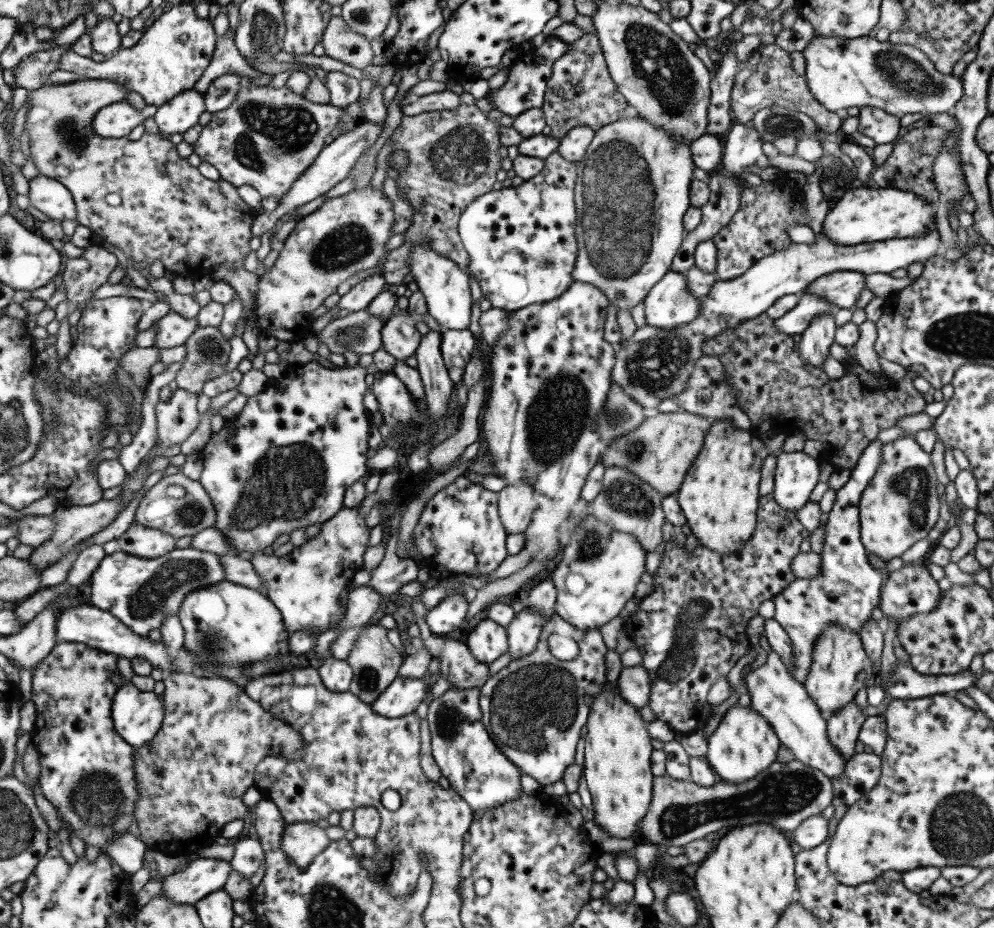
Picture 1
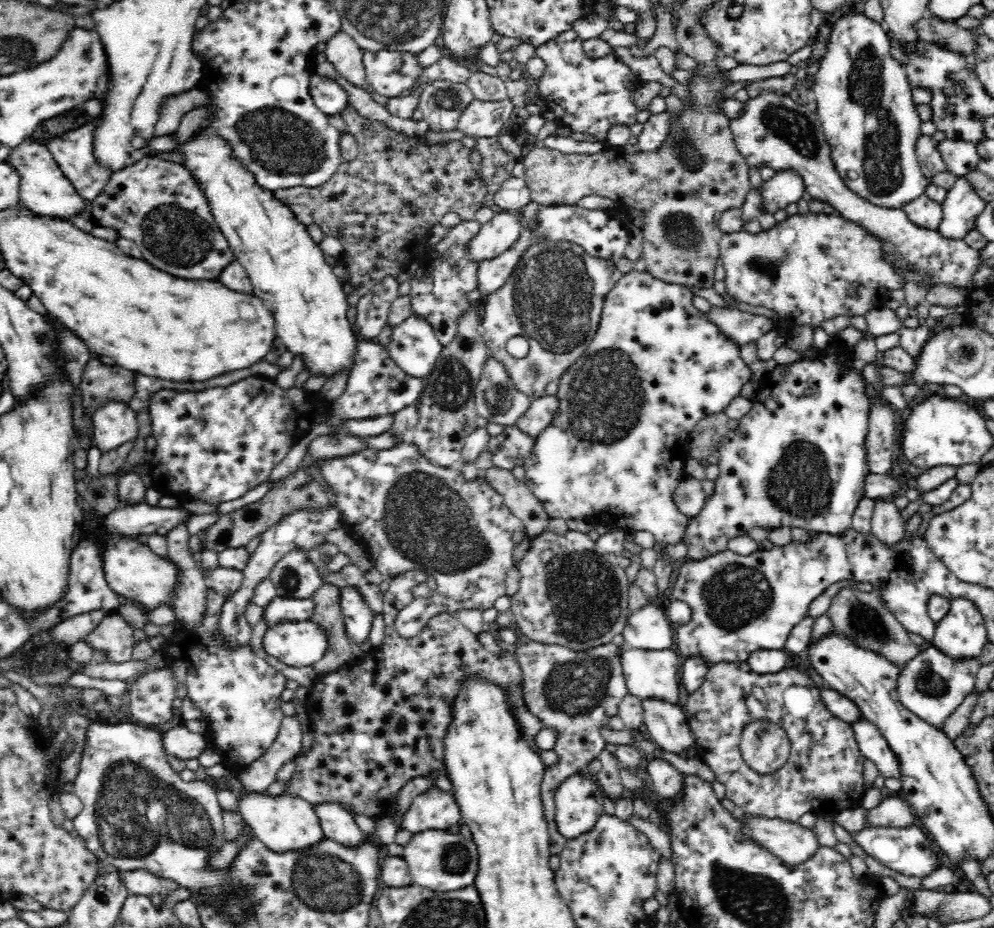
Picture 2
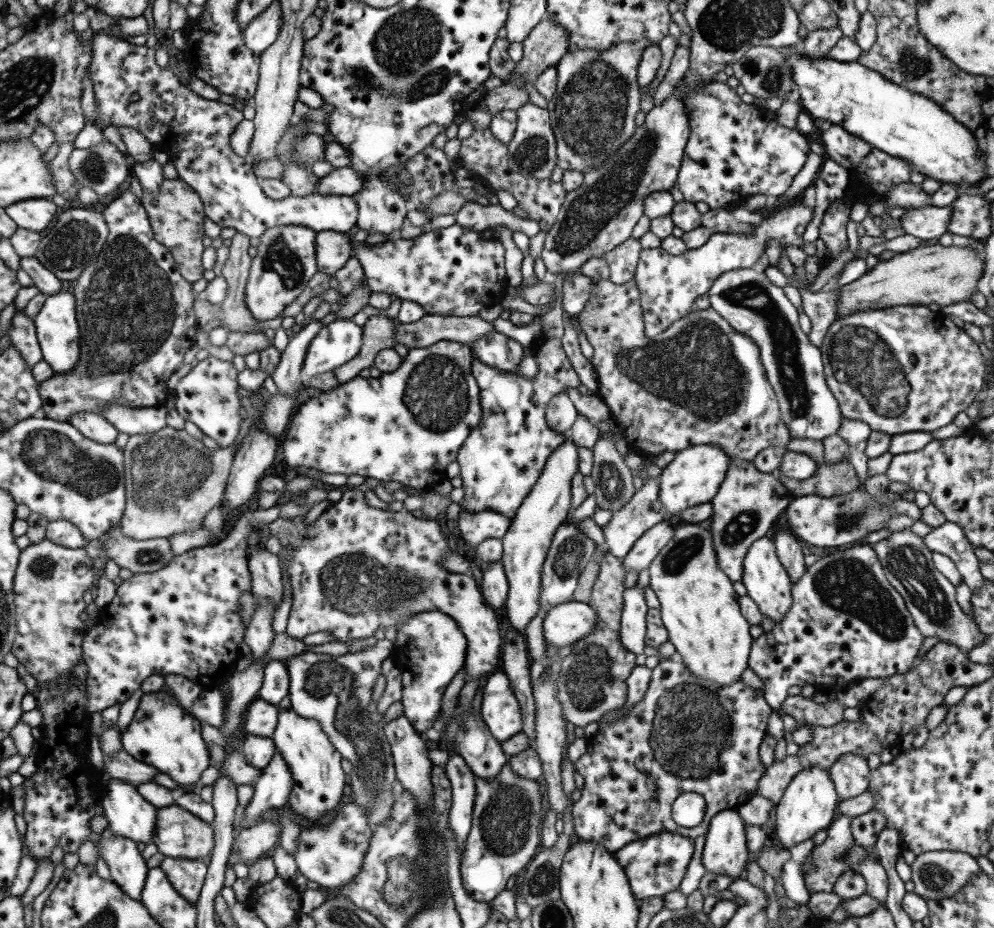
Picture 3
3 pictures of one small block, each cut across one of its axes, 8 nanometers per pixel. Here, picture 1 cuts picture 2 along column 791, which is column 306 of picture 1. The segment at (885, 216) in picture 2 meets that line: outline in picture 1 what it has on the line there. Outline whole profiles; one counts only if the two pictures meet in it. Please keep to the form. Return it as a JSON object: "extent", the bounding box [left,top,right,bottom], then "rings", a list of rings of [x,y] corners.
{"extent":[192,84,343,202],"rings":[[[242,84],[227,108],[211,113],[209,123],[202,126],[197,140],[192,144],[192,152],[201,161],[213,166],[219,172],[220,179],[229,182],[231,186],[239,188],[247,184],[255,188],[261,198],[272,195],[279,202],[291,188],[291,183],[315,160],[324,147],[323,138],[331,132],[343,113],[341,108],[329,104],[313,104],[285,86],[251,87]]]}

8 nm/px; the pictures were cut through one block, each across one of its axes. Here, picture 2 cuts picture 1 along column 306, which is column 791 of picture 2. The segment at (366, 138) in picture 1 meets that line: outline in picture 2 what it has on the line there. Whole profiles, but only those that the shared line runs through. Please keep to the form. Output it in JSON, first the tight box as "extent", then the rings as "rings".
{"extent":[761,168,805,212],"rings":[[[791,168],[778,170],[761,187],[763,203],[768,212],[776,212],[786,208],[792,202],[798,202],[804,196],[805,184],[803,178]]]}

